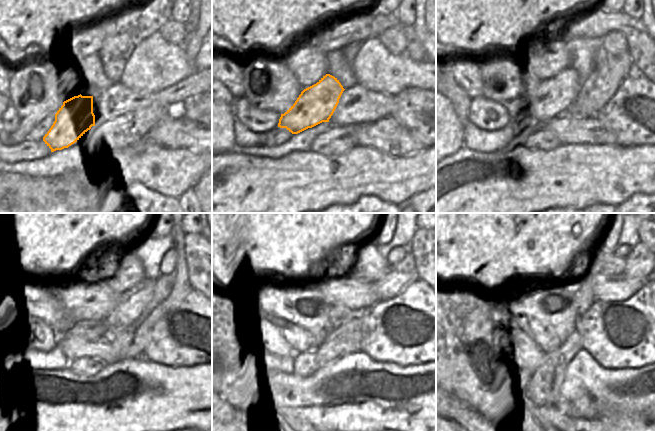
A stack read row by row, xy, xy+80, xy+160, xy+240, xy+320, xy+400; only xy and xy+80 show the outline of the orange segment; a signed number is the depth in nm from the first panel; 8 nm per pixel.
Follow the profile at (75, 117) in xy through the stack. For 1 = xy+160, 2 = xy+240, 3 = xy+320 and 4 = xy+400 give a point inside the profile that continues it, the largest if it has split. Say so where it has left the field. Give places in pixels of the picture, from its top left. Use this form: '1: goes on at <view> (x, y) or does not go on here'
1: goes on at xy+160 (556, 95)
2: goes on at xy+240 (133, 302)
3: goes on at xy+320 (401, 275)
4: goes on at xy+400 (639, 264)

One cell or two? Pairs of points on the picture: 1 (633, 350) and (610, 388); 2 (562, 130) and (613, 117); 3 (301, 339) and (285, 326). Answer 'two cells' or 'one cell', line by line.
1: two cells
2: two cells
3: one cell

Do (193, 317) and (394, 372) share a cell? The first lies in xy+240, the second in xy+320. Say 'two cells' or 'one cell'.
two cells

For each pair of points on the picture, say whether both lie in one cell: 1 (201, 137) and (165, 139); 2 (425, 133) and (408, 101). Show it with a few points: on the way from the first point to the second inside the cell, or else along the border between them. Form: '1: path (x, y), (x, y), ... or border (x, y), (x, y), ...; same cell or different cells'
1: path (192, 137), (174, 137); same cell
2: path (425, 125), (425, 118), (416, 109); same cell

